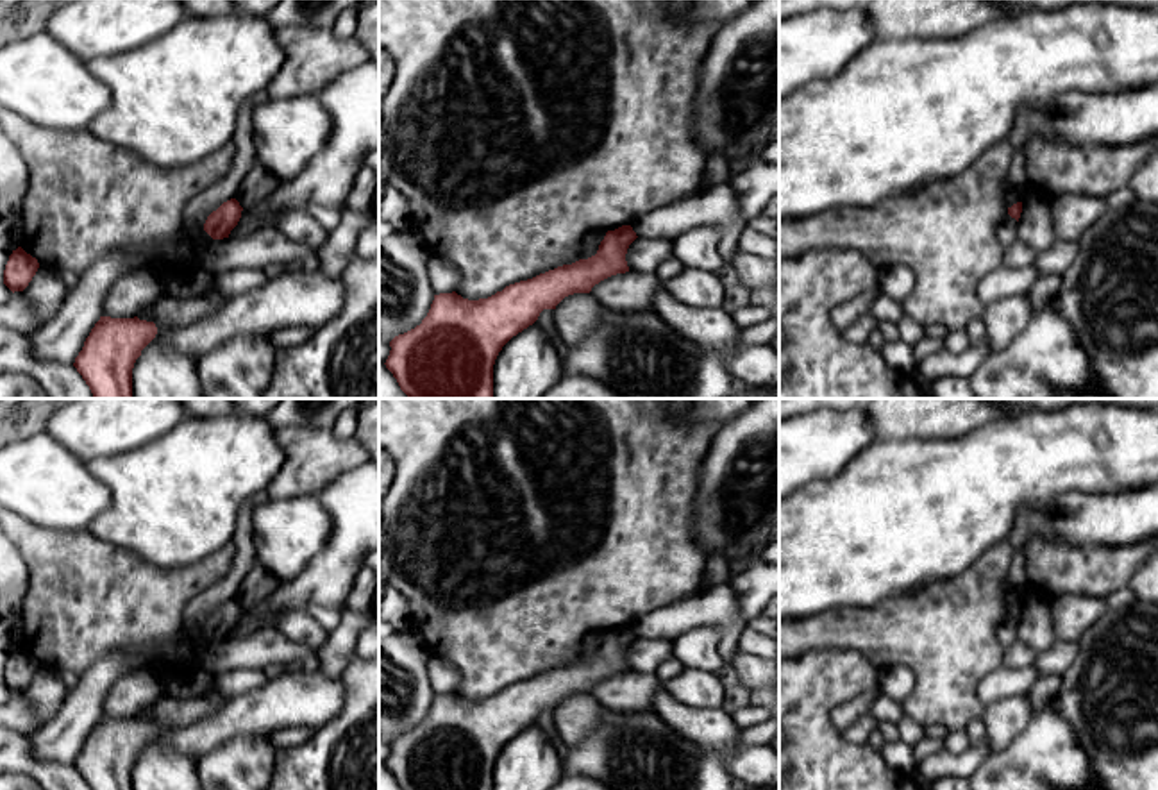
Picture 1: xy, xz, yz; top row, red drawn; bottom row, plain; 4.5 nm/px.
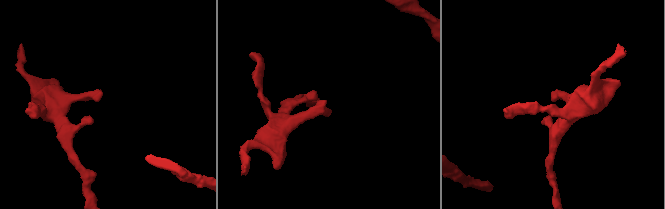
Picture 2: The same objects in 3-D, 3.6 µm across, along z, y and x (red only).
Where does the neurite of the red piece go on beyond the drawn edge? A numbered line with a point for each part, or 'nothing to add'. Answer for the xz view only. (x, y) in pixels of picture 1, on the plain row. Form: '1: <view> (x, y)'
nothing to add

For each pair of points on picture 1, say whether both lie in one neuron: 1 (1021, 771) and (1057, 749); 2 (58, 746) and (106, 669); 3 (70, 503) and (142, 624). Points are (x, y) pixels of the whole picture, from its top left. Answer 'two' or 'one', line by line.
1: one
2: one
3: two

